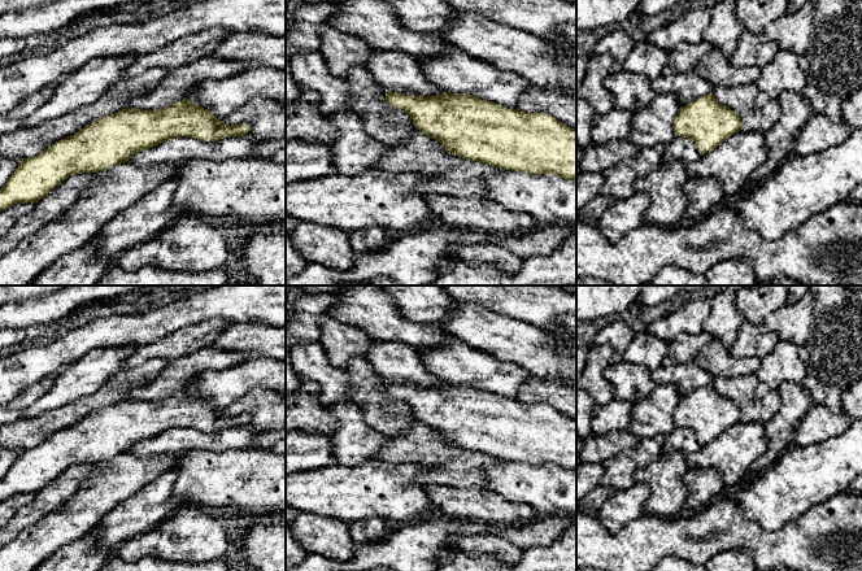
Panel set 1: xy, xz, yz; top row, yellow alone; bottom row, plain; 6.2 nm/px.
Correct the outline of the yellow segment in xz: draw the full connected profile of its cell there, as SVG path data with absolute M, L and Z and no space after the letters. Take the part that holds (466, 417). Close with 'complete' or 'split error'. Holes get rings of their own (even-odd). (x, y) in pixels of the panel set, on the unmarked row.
M387 382L386 392L405 402L417 420L437 431L449 445L497 459L576 472L576 419L565 417L550 405L508 400L473 385L450 383L423 388Z; complete

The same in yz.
M709 384L680 398L672 418L675 427L691 430L704 446L739 423L743 415L737 404Z; complete

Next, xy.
M187 389L157 401L126 398L84 417L74 426L56 432L36 446L22 450L16 462L8 468L5 476L0 479L0 502L14 494L36 494L70 466L104 462L127 453L135 444L157 437L178 427L214 432L241 427L248 422L248 414L227 417L209 401Z; complete

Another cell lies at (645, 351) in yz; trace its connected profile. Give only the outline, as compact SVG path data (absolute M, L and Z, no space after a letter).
M648 331L636 332L628 344L623 359L650 371L662 366L669 343L653 337Z

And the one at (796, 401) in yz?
M783 383L779 387L782 405L776 415L765 426L767 446L754 461L745 481L749 481L774 466L793 444L796 430L813 405L804 385Z

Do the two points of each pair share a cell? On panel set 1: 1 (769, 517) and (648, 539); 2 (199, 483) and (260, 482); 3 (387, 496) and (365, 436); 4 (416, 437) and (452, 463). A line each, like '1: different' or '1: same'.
1: different
2: same
3: different
4: same

